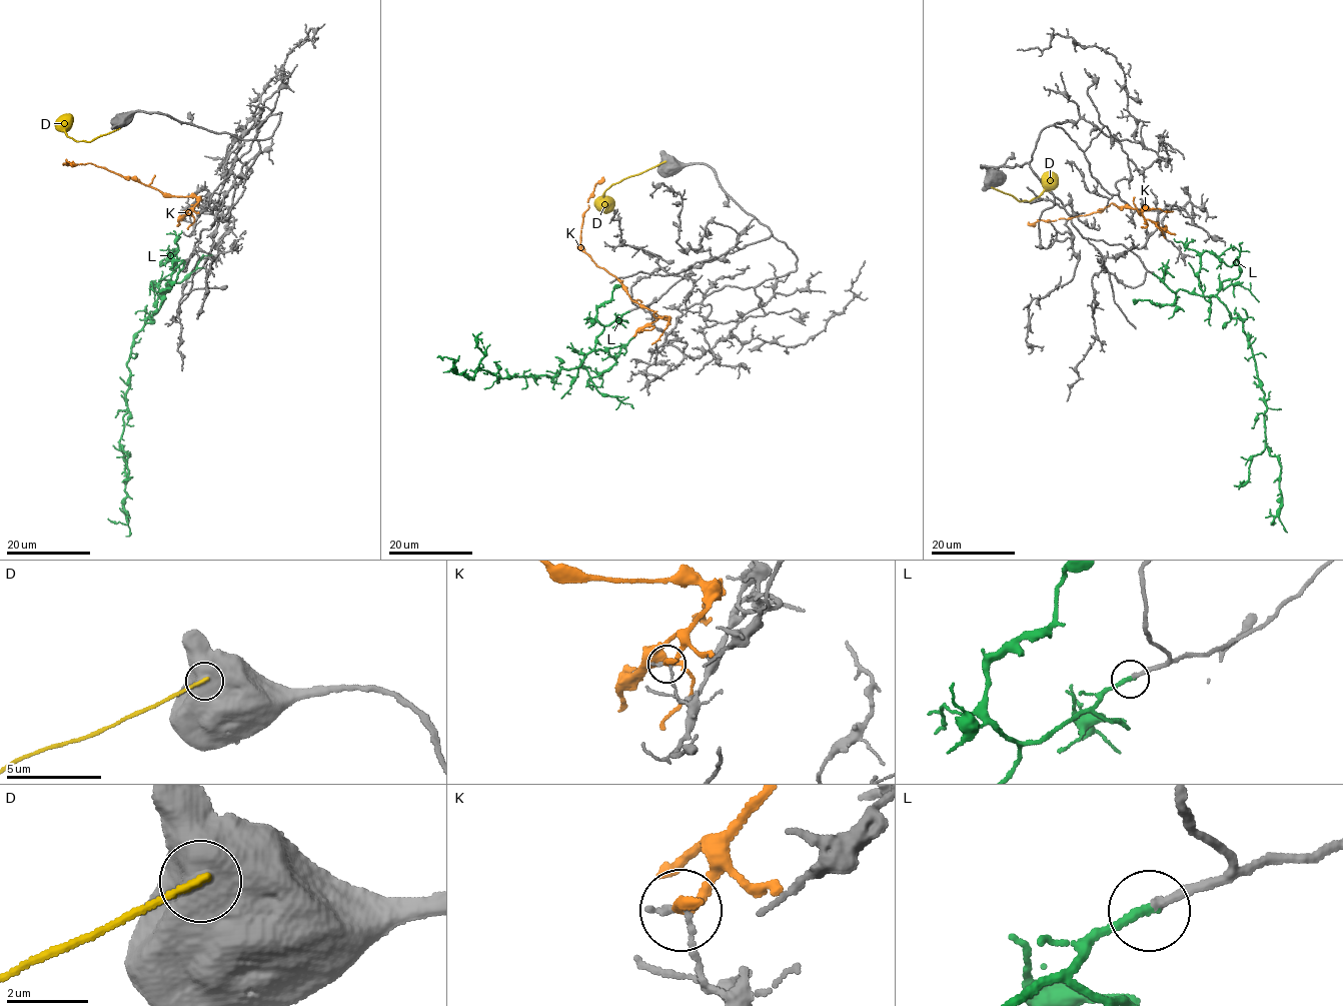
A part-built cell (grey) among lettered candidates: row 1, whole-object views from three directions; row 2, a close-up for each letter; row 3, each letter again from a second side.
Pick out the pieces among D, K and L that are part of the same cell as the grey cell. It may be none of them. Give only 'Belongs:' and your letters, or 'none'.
Belongs: L

